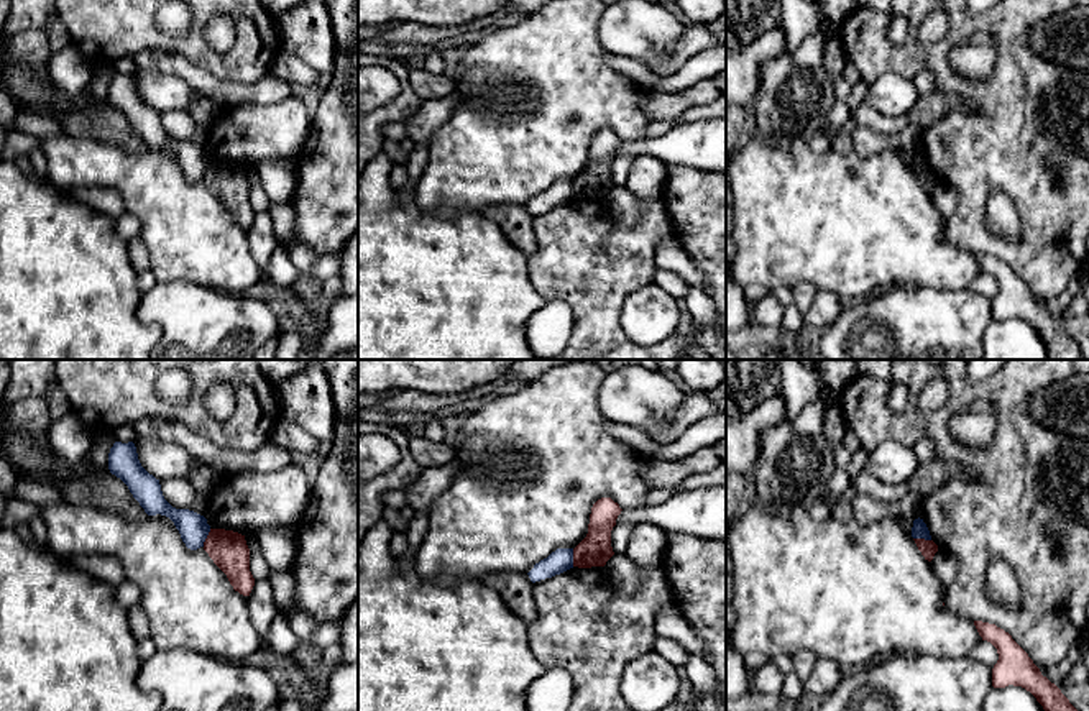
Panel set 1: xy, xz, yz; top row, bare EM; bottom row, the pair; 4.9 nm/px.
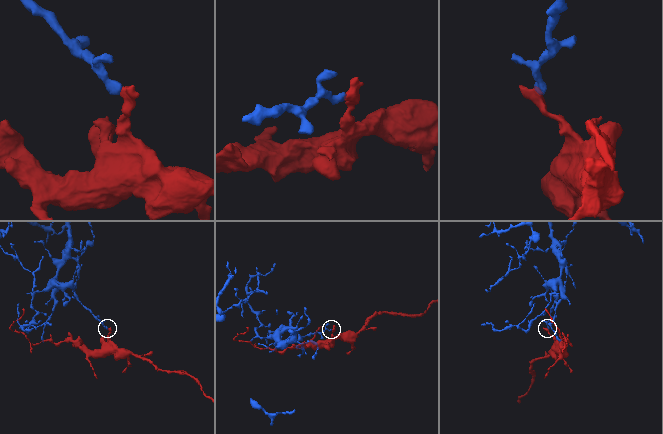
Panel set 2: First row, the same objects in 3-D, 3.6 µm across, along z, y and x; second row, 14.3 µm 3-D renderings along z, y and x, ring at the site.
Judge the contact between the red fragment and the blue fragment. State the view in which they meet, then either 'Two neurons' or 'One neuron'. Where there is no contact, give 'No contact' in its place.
Touches red in xy. Two neurons

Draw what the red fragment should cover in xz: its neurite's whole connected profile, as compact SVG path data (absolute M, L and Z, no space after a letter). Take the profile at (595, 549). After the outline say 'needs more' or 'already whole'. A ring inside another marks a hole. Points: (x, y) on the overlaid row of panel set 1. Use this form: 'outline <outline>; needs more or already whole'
outline M611 498L598 499L590 514L588 534L573 548L573 567L604 567L614 555L611 547L611 530L621 514L621 507Z; already whole

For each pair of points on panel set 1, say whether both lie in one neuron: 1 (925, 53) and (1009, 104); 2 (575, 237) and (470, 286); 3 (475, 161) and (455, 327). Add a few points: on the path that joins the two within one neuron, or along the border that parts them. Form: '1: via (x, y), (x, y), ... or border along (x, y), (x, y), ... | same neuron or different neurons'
1: via (946, 74), (971, 94), (987, 97) | same neuron
2: border along (526, 256), (528, 279), (541, 296) | different neurons
3: border along (480, 209), (462, 209), (454, 215), (431, 214) | different neurons

